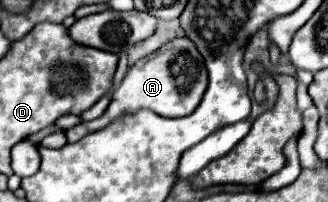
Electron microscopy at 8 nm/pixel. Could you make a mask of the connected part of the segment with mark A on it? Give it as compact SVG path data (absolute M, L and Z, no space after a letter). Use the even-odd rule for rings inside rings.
M186 36L174 38L174 40L166 42L154 54L150 54L150 56L138 60L134 66L130 66L122 84L114 90L110 106L106 108L106 112L100 118L96 118L92 122L80 122L80 124L68 128L64 134L66 134L68 142L76 142L76 140L84 138L86 134L104 128L114 118L118 118L118 114L130 114L140 108L148 108L164 118L180 118L184 114L190 114L200 104L200 98L204 96L206 86L208 86L208 70L204 66L200 52L196 50L194 42Z

